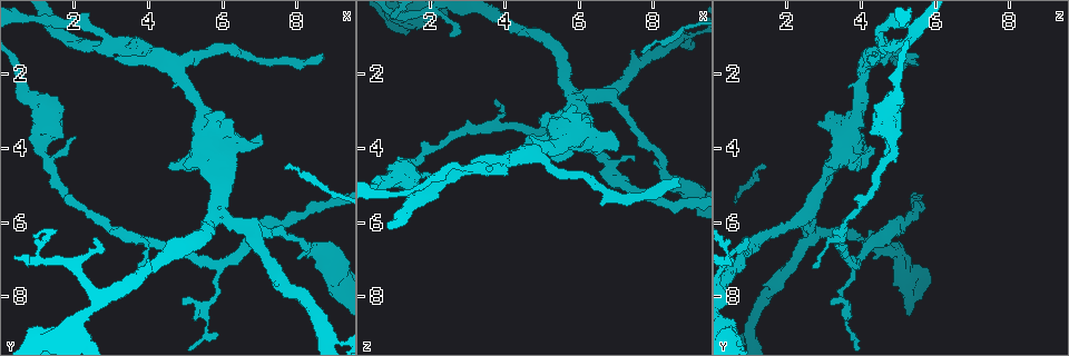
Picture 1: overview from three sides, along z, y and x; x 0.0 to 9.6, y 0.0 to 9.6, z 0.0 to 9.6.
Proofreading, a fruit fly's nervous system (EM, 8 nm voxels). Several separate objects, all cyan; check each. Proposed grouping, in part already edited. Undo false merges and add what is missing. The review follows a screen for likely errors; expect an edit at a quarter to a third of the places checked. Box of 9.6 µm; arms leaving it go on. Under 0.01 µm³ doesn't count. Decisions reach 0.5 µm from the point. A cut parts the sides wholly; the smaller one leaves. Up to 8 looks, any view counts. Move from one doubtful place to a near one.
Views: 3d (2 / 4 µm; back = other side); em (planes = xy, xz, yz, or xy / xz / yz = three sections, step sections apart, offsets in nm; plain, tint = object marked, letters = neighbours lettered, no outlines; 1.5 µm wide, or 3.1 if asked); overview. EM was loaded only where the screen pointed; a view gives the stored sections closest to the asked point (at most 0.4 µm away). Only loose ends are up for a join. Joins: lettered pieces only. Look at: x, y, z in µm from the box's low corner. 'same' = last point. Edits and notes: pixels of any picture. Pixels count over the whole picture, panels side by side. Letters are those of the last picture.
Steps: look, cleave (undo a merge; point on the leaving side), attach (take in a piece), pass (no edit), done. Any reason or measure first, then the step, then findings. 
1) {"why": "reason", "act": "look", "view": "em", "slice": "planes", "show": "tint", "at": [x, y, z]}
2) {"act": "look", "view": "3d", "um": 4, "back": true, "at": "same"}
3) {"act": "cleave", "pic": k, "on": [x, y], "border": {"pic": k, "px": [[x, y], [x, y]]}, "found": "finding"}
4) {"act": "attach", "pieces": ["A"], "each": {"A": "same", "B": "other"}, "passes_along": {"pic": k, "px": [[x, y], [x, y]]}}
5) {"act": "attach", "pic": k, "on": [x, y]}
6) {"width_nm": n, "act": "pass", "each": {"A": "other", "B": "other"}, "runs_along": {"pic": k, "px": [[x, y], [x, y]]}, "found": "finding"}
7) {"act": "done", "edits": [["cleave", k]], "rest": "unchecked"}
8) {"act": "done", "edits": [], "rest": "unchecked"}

{"why": "an open end", "act": "look", "view": "em", "slice": "xz", "step": 4, "show": "letters", "at": [8.75, 1.50, 4.80]}

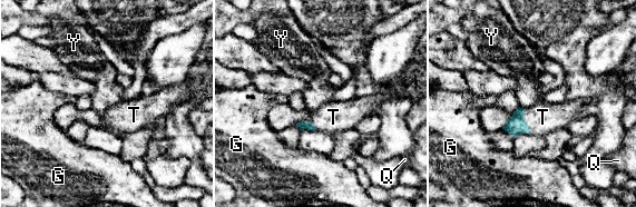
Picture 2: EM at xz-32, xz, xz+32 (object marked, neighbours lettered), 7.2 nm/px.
{"act": "attach", "pic": 2, "on": [542, 117], "each": {"G": "other", "Q": "other", "T": "same", "Y": "other"}, "found": "it goes on there"}

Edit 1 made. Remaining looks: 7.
{"why": "free end", "act": "look", "view": "em", "slice": "planes", "show": "letters", "at": [7.00, 3.65, 4.00]}

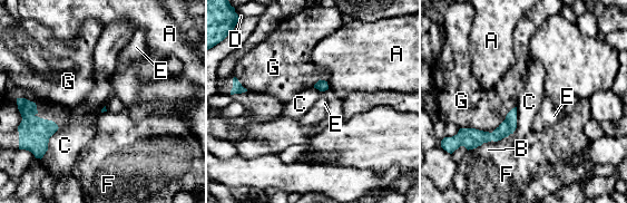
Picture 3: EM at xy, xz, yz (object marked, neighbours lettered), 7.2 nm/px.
{"longest_contact_nm": ["G", 360], "act": "pass", "each": {"A": "other", "B": "other", "C": "other", "D": "other", "E": "other", "F": "other", "G": "other"}, "found": "no lettered piece goes on from it"}

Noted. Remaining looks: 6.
{"why": "thick turns thin", "act": "look", "view": "3d", "um": 2, "at": [8.90, 9.10, 1.05]}

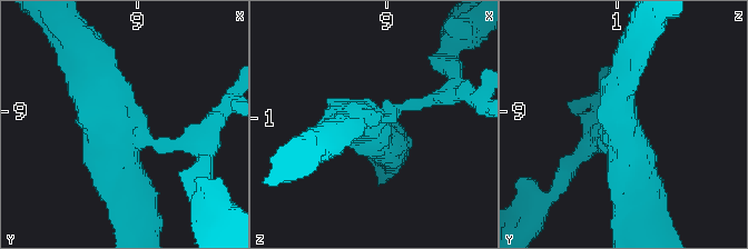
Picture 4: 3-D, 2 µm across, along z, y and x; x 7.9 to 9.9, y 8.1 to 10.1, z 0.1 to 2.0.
{"why": "now the EM", "act": "look", "view": "em", "slice": "planes", "show": "tint", "at": [8.86, 9.16, 1.02]}

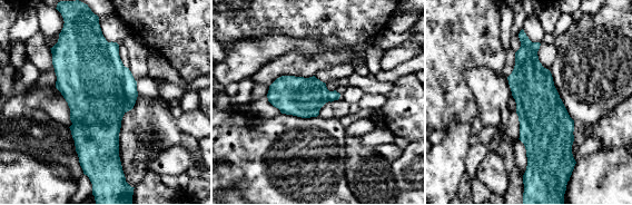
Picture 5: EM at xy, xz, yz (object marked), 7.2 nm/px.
{"why": "what lies round it", "act": "look", "view": "em", "slice": "planes", "show": "letters", "at": "same"}

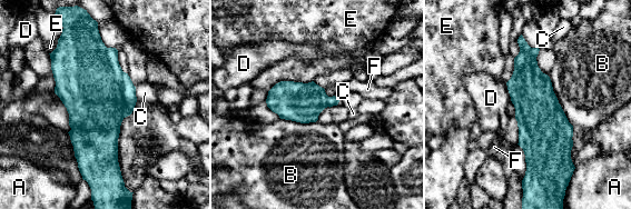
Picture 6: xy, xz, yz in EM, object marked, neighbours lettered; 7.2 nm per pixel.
{"width_nm": 360, "act": "cleave", "pic": 6, "on": [128, 89], "each": {"A": "other", "B": "other", "C": "other", "D": "other", "E": "other", "F": "other"}, "found": "a second cell is stuck on"}

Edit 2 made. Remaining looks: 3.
{"act": "done", "edits": [["attach", 2], ["cleave", 6]], "rest": "unchecked"}

